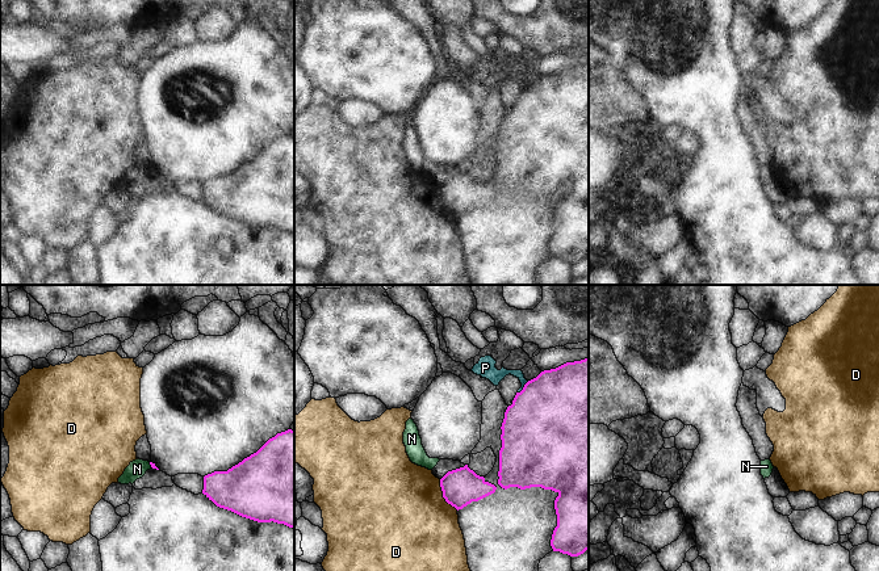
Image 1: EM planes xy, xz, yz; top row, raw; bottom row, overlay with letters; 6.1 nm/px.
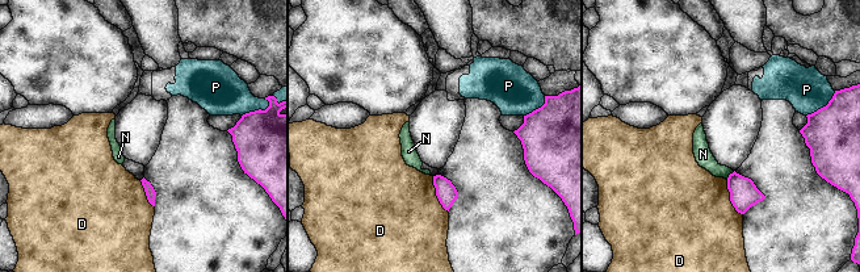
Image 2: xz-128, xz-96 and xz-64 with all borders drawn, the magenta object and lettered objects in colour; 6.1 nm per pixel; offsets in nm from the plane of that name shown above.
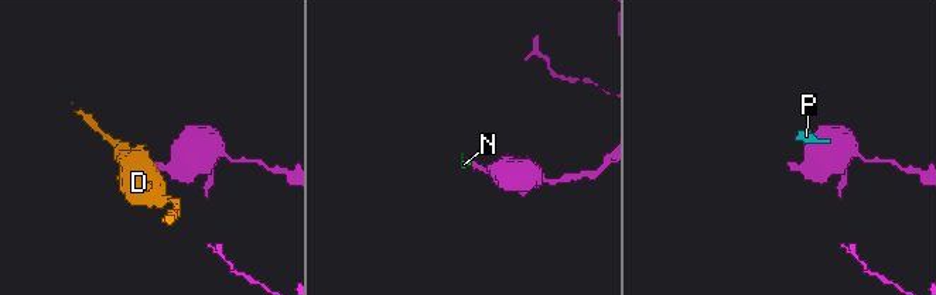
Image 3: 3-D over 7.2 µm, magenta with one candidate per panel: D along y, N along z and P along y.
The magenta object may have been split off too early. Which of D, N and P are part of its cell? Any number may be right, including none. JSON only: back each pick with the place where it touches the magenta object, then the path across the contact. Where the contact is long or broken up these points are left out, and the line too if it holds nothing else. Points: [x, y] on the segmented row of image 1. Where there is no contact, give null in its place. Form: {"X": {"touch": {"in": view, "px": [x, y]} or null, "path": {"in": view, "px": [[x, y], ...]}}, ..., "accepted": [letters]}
{"accepted": []}

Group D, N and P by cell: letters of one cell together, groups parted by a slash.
D / N P

